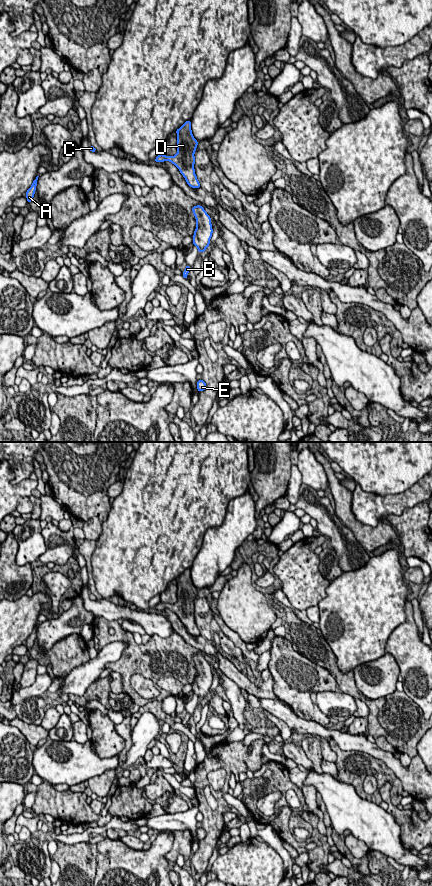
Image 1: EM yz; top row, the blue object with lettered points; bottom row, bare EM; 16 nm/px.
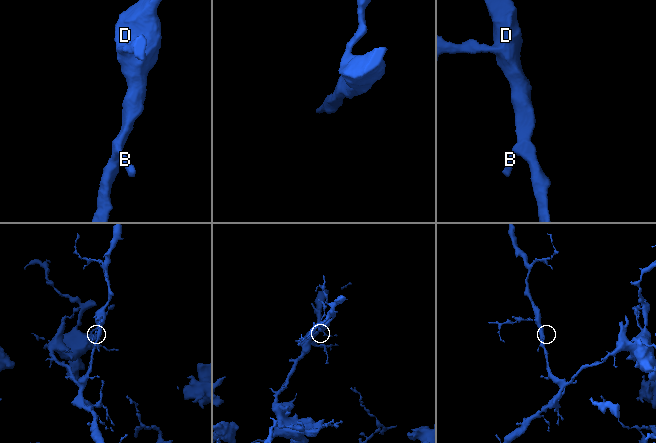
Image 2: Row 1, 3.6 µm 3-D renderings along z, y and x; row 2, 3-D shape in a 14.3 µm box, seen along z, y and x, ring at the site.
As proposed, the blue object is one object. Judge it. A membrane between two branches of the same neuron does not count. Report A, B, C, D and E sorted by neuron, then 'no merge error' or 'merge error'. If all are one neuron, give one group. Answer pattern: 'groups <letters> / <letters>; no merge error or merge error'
groups A B C D E; no merge error

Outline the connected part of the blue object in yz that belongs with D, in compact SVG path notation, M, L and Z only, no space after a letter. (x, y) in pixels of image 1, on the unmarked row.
M191 568L186 569L179 577L175 579L177 581L177 601L175 604L166 604L159 602L155 606L155 610L165 610L168 608L174 612L186 627L187 632L192 636L199 636L200 631L195 622L194 612L198 589L194 586L191 578Z

